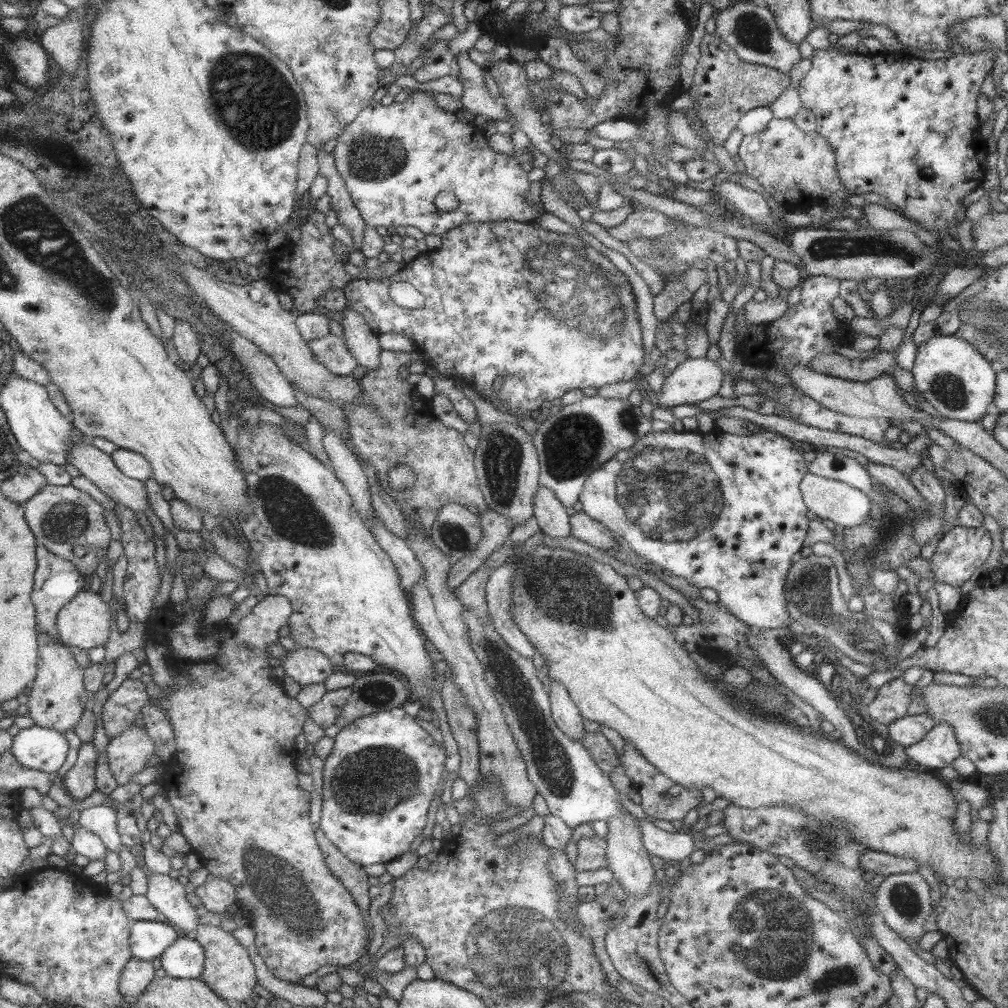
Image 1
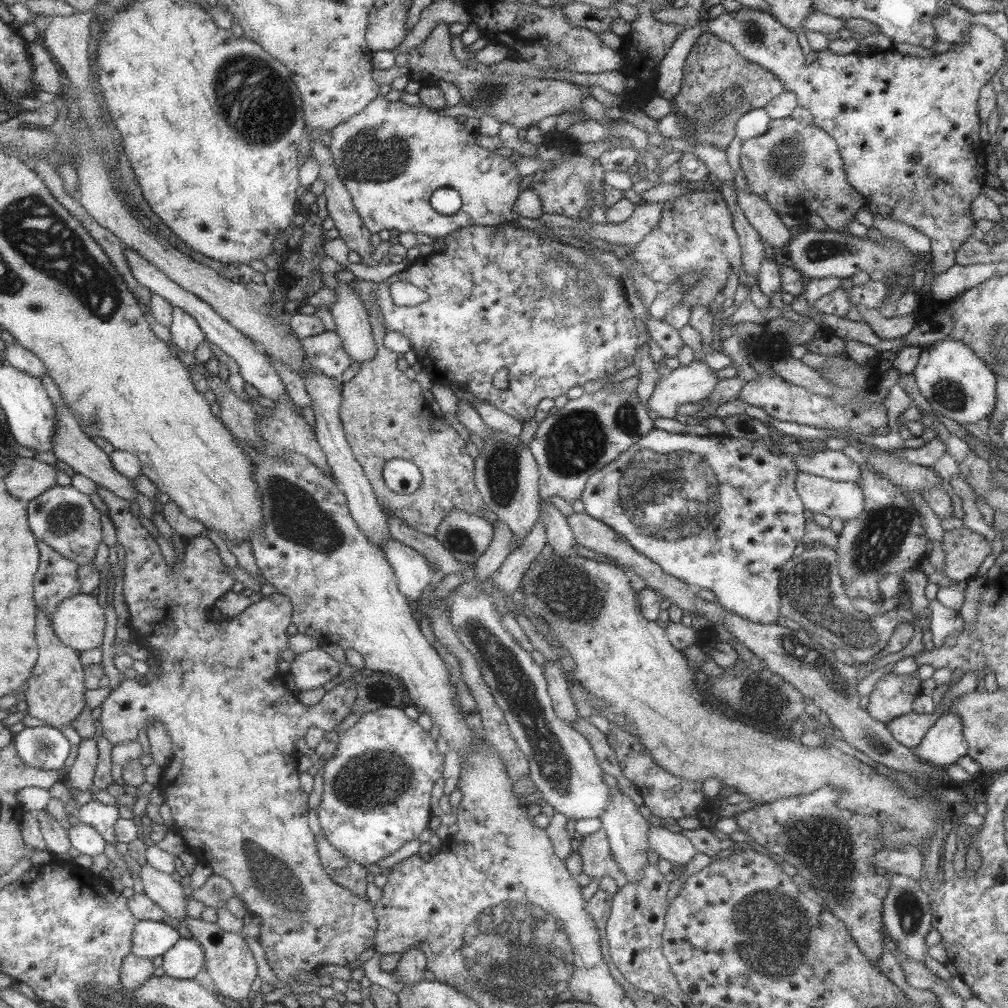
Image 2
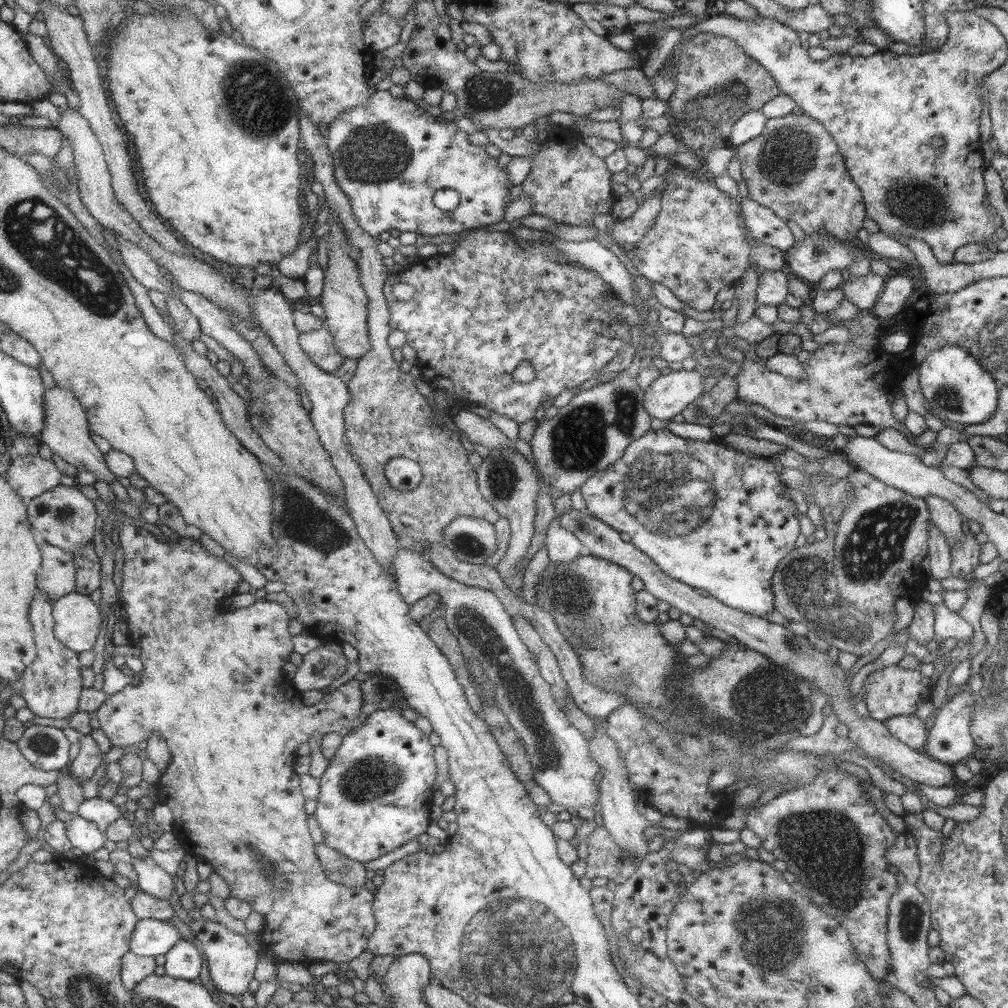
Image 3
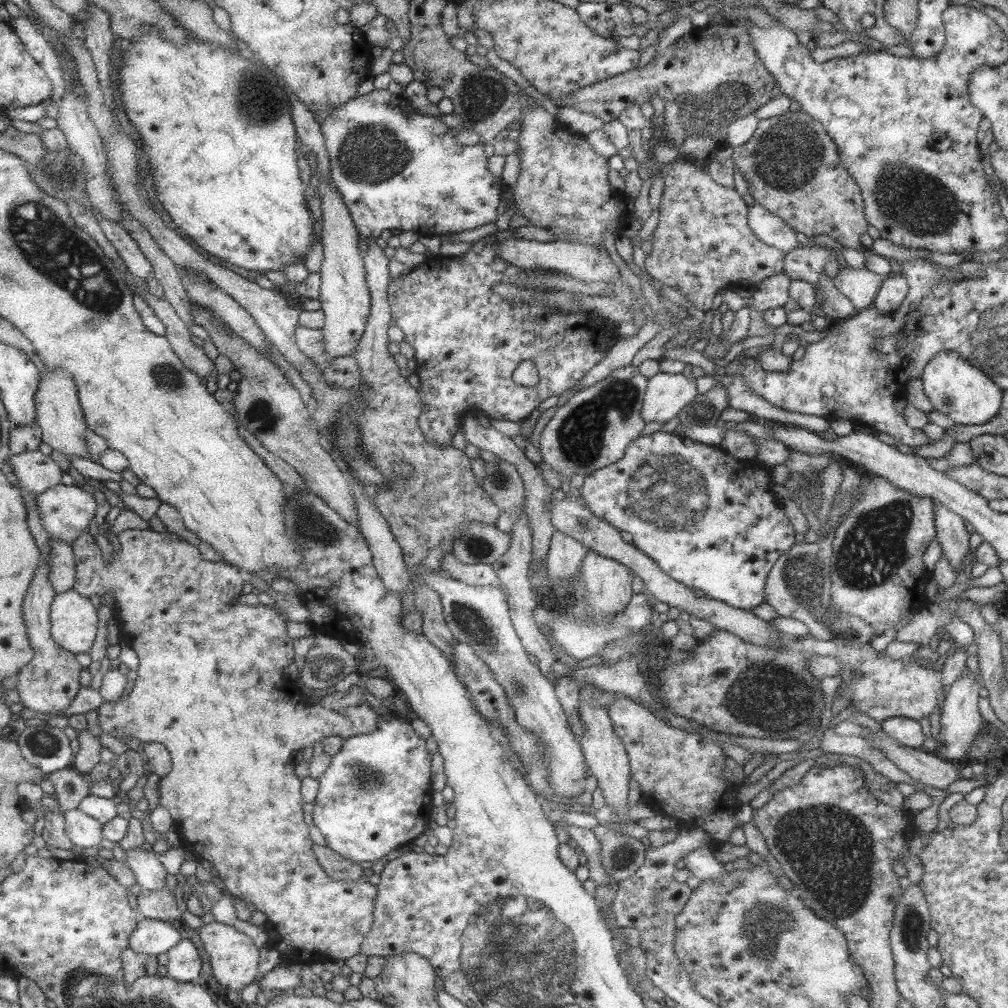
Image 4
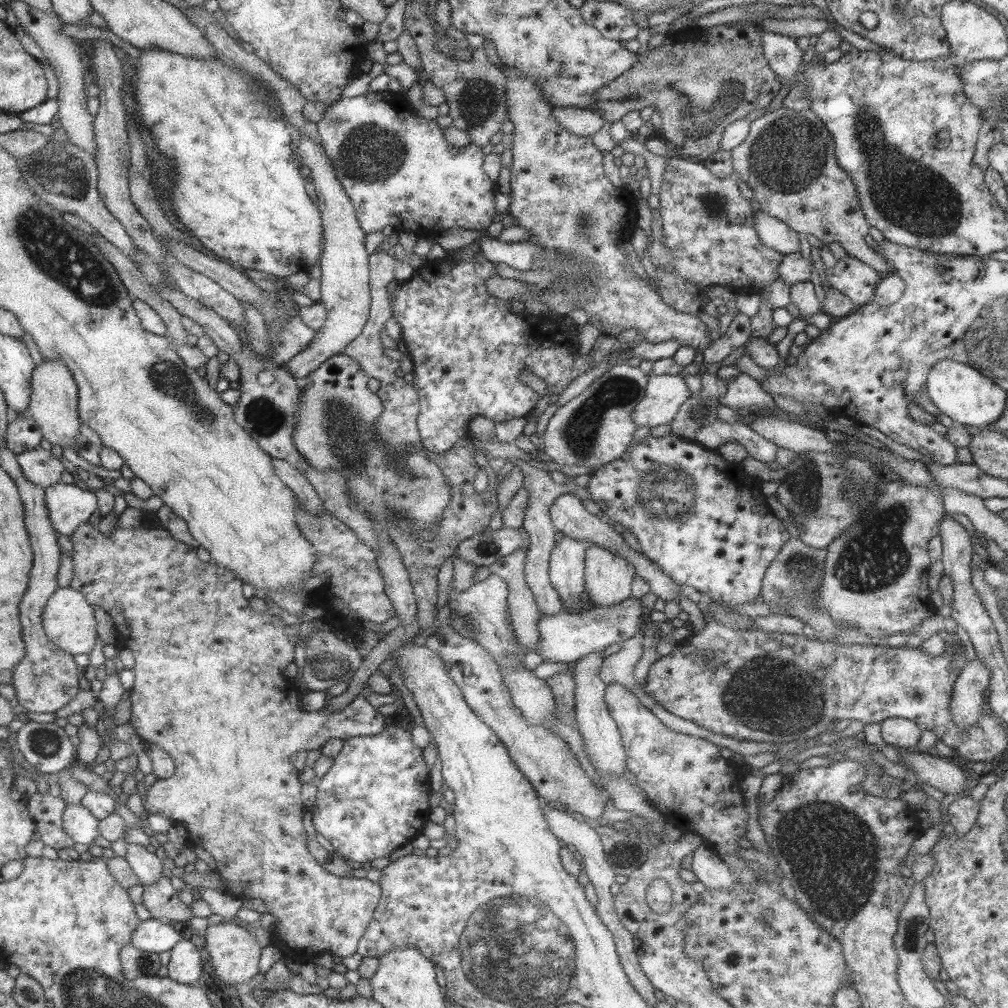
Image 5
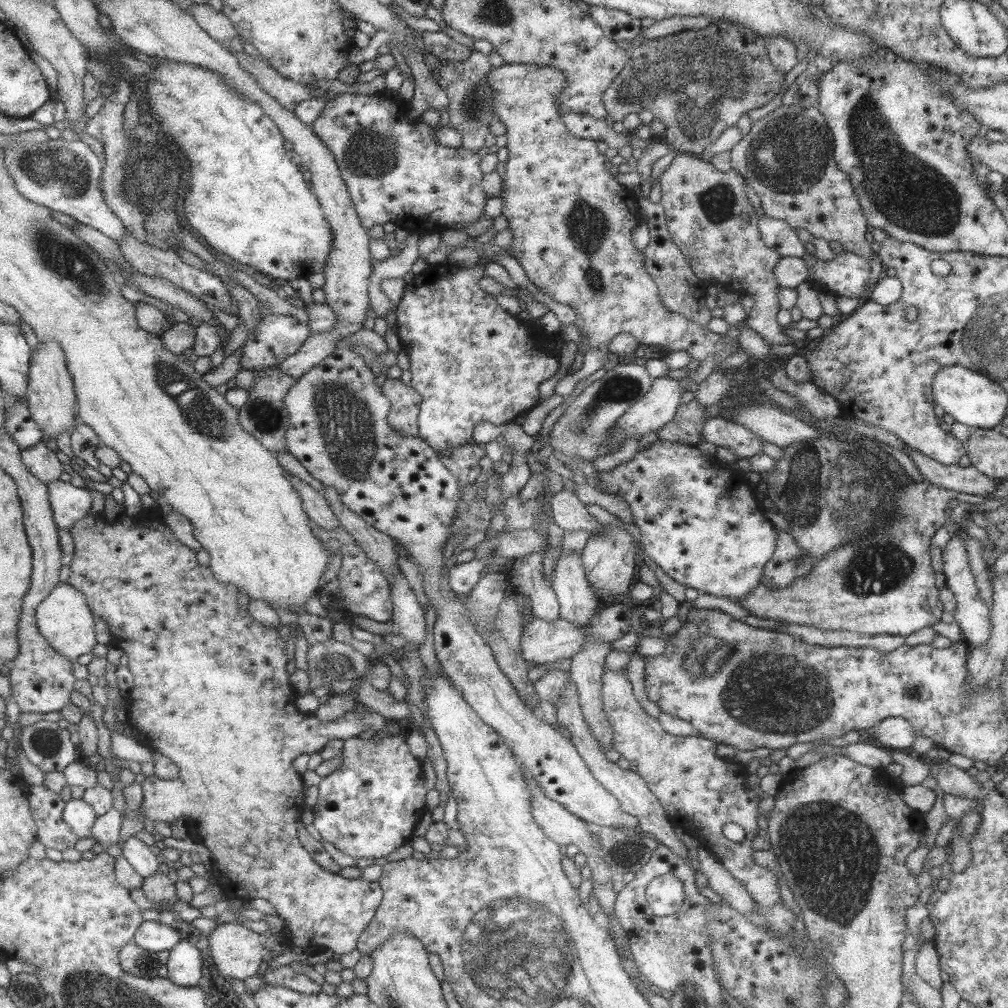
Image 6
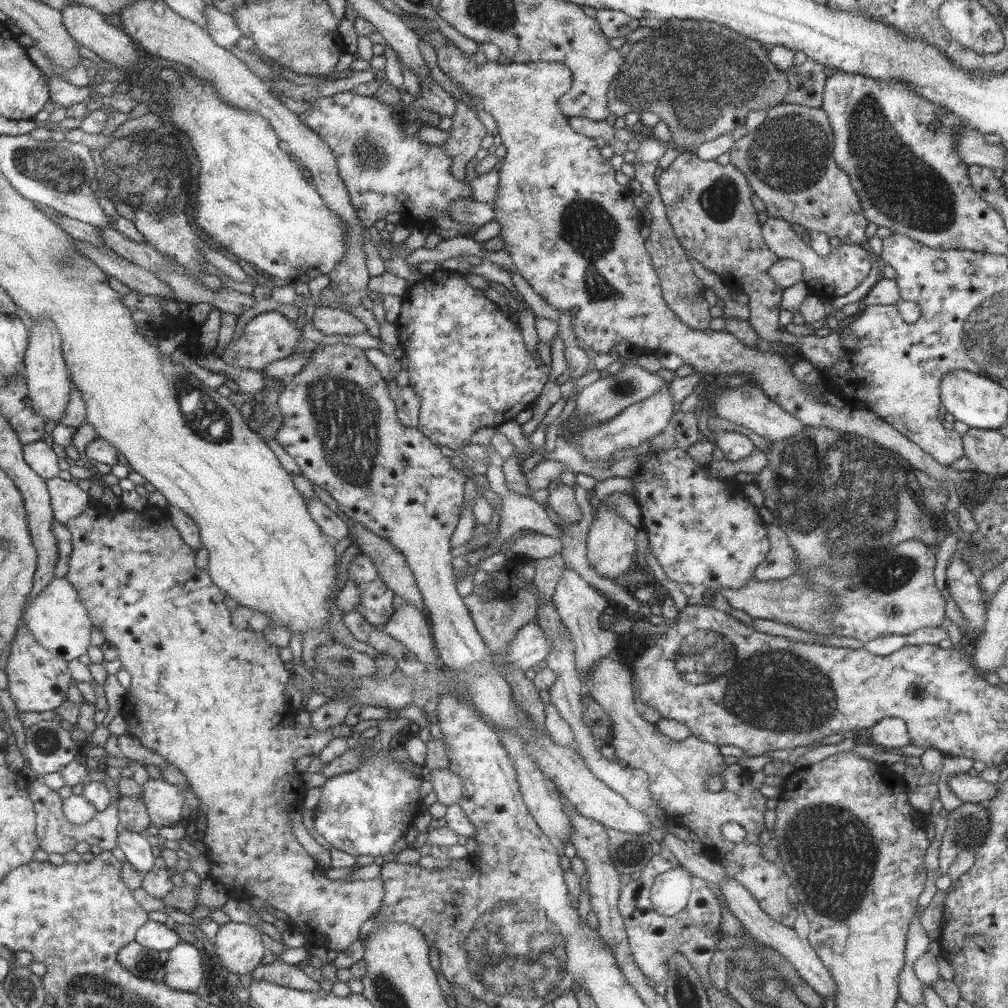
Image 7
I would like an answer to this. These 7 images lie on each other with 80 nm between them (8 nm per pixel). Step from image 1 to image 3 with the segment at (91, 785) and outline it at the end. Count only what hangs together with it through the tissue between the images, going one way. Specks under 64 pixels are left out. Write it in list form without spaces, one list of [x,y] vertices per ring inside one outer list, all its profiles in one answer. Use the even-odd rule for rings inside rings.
[[[83,735],[79,740],[79,744],[80,753],[71,762],[68,771],[81,784],[85,784],[95,776],[97,768],[103,764],[103,754],[101,754],[97,742],[91,738],[91,735]]]

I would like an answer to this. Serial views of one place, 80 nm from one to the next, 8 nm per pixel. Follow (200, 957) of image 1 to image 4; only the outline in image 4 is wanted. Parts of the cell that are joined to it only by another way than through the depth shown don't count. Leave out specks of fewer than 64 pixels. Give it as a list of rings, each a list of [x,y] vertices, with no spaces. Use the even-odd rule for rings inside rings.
[[[183,939],[168,952],[167,976],[184,983],[193,983],[201,976],[201,953],[197,945]]]

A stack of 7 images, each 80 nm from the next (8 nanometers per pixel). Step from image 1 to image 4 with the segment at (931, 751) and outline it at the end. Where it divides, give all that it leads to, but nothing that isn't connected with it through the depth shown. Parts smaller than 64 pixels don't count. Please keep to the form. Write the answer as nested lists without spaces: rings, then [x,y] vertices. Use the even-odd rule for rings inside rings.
[[[968,672],[965,676],[957,678],[957,681],[949,687],[945,693],[945,700],[940,705],[939,736],[937,736],[935,756],[945,761],[959,760],[965,757],[967,749],[972,745],[978,731],[982,728],[984,720],[979,716],[977,702],[978,690],[982,687],[981,678]]]

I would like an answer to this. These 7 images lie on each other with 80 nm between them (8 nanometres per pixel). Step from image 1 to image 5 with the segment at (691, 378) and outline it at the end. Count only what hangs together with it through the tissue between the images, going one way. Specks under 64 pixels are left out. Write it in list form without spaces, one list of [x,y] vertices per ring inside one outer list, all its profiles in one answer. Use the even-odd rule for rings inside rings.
[[[648,375],[644,397],[634,406],[631,422],[637,428],[669,424],[690,393],[681,375]]]

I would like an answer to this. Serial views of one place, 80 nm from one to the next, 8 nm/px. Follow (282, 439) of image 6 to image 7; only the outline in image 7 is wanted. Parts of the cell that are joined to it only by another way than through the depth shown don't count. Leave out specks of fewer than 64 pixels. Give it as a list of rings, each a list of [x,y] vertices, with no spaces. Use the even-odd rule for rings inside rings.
[[[267,377],[262,390],[264,392],[262,401],[255,400],[251,420],[248,421],[248,424],[267,442],[277,440],[278,432],[285,423],[279,401],[286,387],[284,379]]]

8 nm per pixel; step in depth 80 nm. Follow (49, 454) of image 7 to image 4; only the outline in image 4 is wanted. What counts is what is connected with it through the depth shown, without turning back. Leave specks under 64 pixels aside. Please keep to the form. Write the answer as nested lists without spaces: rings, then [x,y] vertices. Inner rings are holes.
[[[37,450],[12,455],[10,463],[16,473],[13,483],[22,490],[32,492],[35,496],[61,484],[63,470],[53,458],[43,452]]]

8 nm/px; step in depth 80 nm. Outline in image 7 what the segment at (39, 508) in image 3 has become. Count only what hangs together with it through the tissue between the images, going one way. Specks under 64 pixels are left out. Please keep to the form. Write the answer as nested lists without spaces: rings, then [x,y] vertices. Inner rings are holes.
[[[59,477],[47,480],[52,496],[52,505],[56,522],[67,524],[70,520],[77,518],[92,504],[89,494],[81,490],[77,482],[63,480]]]

